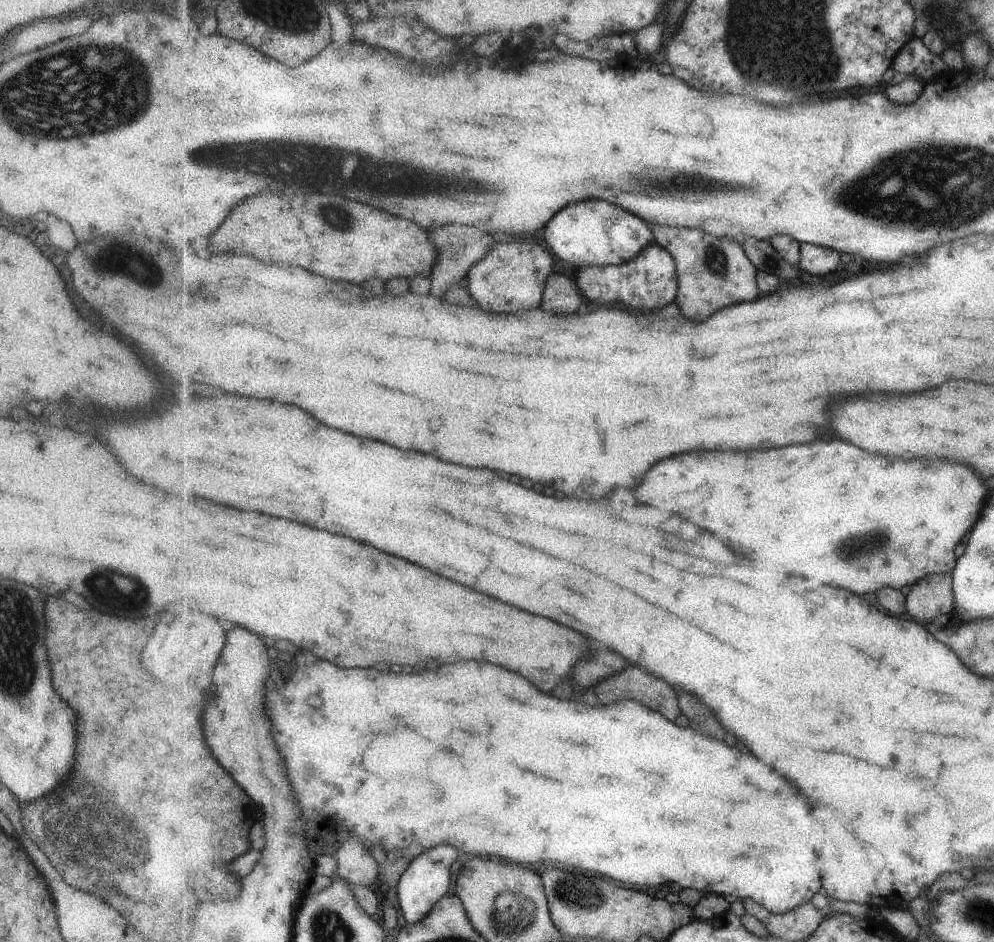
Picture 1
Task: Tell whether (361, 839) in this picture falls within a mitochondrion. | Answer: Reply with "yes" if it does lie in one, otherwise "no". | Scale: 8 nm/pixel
no

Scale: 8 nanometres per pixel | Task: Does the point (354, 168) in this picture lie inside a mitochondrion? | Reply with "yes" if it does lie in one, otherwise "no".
yes

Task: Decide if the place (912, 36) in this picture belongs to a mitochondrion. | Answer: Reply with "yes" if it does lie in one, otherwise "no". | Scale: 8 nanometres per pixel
no

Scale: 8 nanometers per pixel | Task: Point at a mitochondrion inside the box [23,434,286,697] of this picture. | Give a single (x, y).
(124, 581)

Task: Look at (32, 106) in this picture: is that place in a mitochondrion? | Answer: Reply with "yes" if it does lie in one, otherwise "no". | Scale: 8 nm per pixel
yes

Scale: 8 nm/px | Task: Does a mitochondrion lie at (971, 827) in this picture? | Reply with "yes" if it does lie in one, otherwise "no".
no

